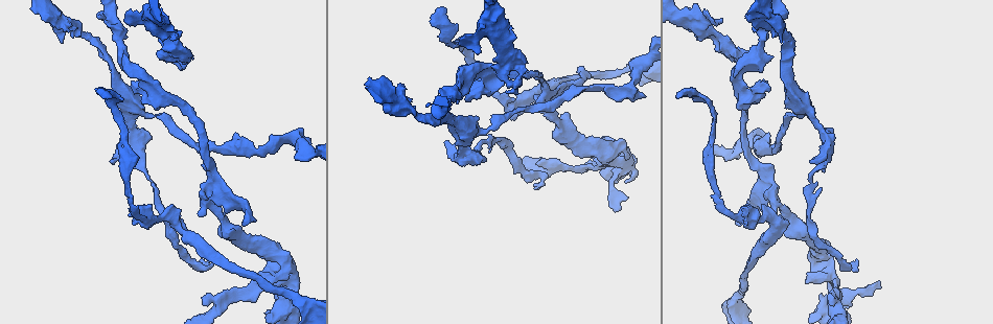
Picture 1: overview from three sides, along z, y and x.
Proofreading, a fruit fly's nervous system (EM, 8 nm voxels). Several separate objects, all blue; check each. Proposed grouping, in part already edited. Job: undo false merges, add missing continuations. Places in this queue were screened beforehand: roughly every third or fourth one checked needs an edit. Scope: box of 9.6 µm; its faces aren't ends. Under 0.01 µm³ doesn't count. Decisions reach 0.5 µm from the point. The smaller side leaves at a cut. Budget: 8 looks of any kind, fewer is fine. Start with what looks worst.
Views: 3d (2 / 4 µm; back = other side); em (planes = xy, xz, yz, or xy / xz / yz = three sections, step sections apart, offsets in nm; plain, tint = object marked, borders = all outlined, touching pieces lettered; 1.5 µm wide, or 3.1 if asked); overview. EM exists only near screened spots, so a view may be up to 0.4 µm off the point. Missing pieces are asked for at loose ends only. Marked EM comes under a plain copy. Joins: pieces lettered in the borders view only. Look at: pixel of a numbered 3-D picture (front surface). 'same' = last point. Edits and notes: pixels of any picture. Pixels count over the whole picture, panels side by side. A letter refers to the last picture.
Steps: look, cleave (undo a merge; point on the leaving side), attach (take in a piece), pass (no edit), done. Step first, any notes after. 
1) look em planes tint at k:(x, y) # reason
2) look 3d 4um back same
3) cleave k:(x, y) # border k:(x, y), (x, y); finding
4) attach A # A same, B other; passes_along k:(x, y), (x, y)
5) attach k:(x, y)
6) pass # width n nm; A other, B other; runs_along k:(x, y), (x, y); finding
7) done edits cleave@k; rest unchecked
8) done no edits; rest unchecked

look 3d 4um at 1:(629, 162) # a fork

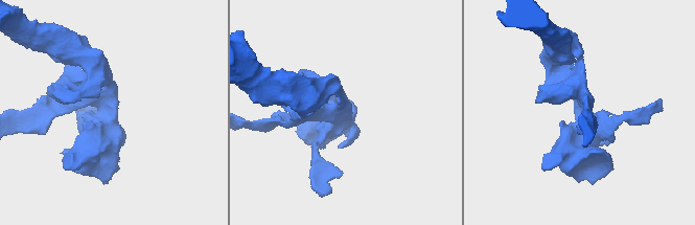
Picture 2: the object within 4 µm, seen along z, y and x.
look em planes tint at 2:(106, 125)

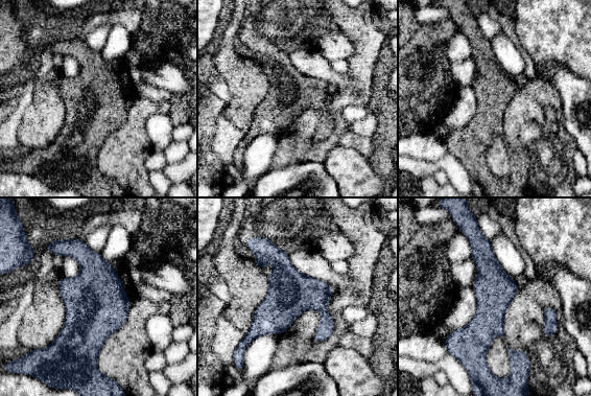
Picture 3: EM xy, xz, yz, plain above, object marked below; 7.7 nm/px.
look em planes borders same # see the neighbours

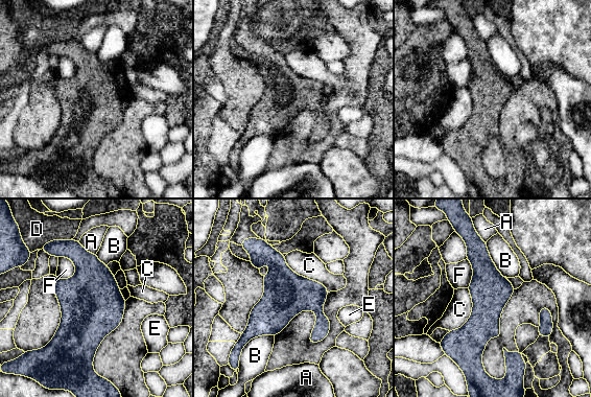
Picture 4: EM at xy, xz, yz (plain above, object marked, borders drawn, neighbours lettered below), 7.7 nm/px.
pass # A other, B other, C other, D other, E other, F other; runs_along 4:(475, 240), (483, 266), (478, 358); all the same cell

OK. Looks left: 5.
look 3d 2um at 1:(181, 68) # free end

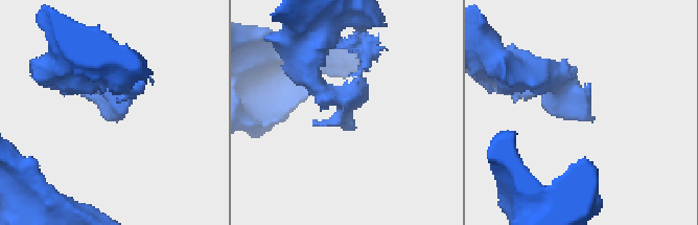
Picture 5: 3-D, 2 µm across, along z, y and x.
look em planes borders at 5:(115, 117) # need the tissue

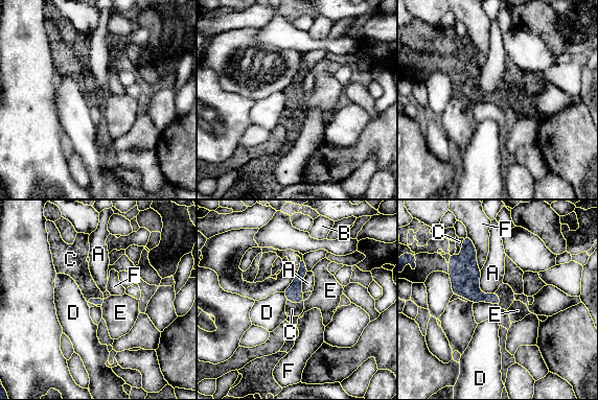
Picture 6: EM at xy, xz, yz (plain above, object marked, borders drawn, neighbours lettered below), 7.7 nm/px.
attach 6:(459, 241) # A other, B other, C same, D other, E other, F other; passes_along 6:(465, 277), (461, 252), (459, 241); it goes on there

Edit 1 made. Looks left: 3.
done edits attach@6; rest unchecked

